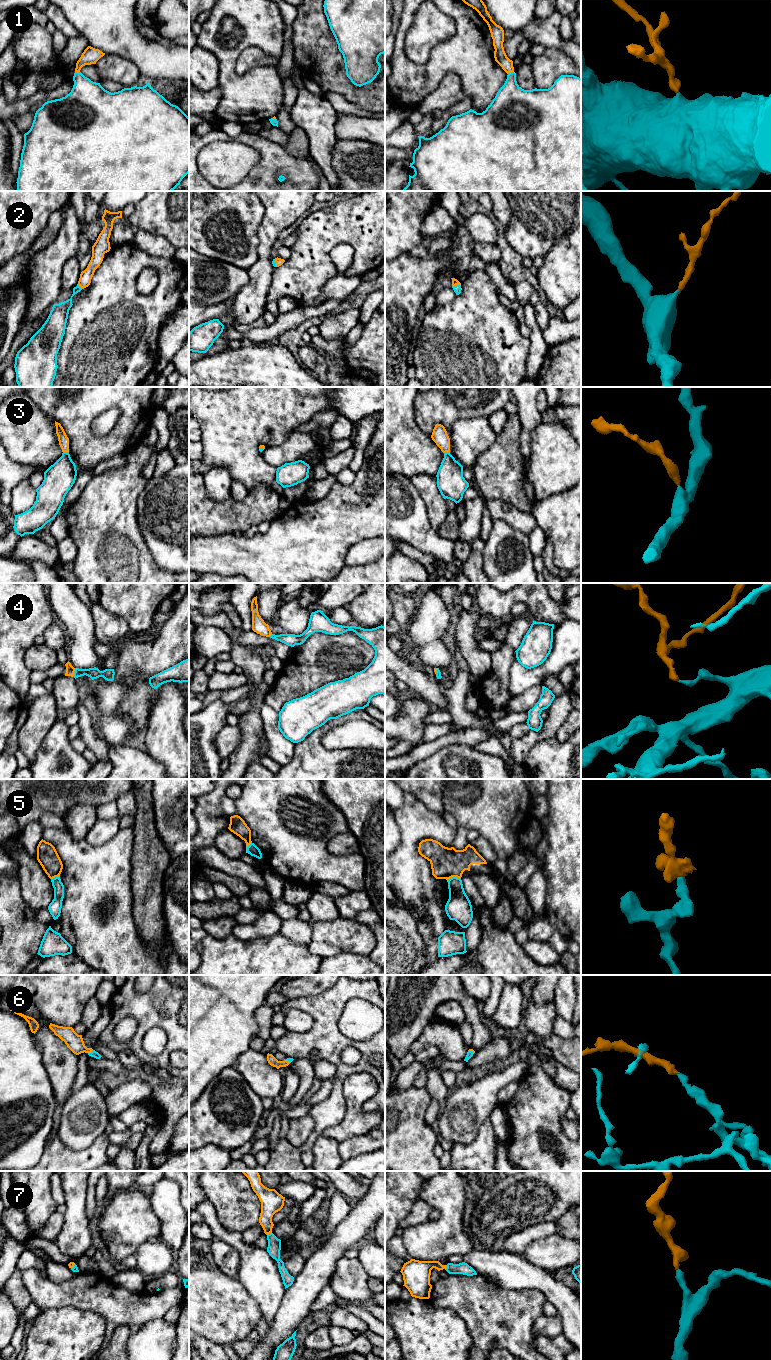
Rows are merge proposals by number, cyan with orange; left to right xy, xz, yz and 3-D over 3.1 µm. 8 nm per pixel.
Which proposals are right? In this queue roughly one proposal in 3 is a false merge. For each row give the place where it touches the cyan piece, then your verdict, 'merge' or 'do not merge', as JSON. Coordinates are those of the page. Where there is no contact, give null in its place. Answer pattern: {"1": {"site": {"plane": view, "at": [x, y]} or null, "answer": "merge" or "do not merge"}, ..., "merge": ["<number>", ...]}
{"1": {"site": {"plane": "yz", "at": [511, 72]}, "answer": "merge"}, "2": {"site": {"plane": "xy", "at": [79, 286]}, "answer": "merge"}, "3": {"site": {"plane": "xy", "at": [66, 452]}, "answer": "merge"}, "4": {"site": {"plane": "xy", "at": [74, 672]}, "answer": "merge"}, "5": {"site": {"plane": "yz", "at": [453, 877]}, "answer": "do not merge"}, "6": {"site": {"plane": "xy", "at": [91, 1052]}, "answer": "merge"}, "7": {"site": {"plane": "xz", "at": [270, 1233]}, "answer": "merge"}, "merge": ["1", "2", "3", "4", "6", "7"]}

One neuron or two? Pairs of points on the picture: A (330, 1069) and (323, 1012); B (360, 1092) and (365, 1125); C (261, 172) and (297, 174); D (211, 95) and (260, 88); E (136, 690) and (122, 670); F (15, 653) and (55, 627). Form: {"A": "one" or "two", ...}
{"A": "two", "B": "one", "C": "one", "D": "two", "E": "one", "F": "two"}

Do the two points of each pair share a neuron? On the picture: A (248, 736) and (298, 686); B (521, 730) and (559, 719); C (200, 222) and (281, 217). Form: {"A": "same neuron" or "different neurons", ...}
{"A": "different neurons", "B": "different neurons", "C": "different neurons"}

